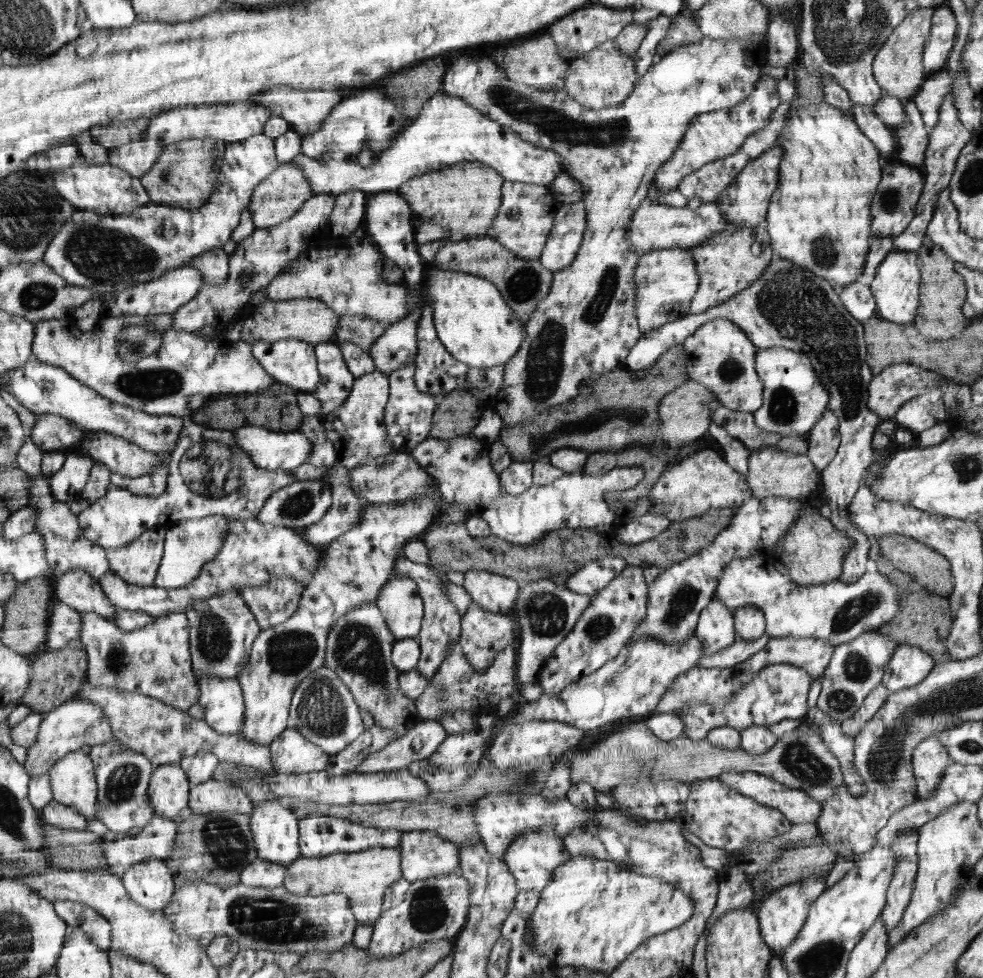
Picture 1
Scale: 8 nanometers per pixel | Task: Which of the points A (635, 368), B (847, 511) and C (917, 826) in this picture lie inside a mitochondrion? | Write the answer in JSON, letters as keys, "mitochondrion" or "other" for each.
{"A":"other","B":"other","C":"other"}

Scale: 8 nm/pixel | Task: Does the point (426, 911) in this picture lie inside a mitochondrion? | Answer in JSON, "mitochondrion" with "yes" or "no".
{"mitochondrion":"yes"}

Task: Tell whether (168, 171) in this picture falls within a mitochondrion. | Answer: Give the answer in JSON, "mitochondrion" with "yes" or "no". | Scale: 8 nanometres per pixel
{"mitochondrion":"yes"}

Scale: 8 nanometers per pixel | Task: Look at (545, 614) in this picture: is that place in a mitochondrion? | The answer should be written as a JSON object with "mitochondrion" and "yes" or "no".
{"mitochondrion":"yes"}

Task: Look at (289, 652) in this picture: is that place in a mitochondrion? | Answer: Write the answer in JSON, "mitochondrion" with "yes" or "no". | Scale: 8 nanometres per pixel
{"mitochondrion":"yes"}

